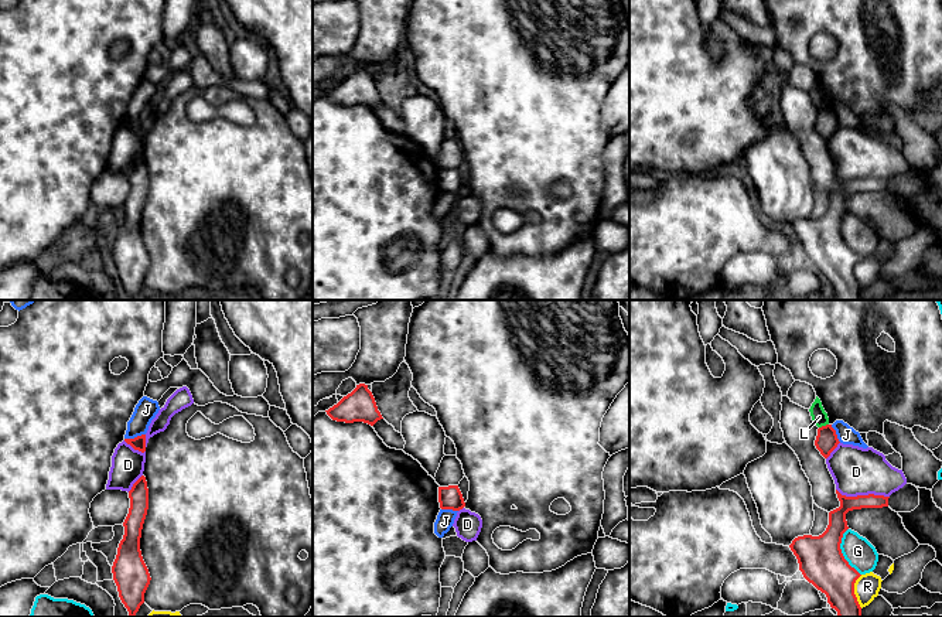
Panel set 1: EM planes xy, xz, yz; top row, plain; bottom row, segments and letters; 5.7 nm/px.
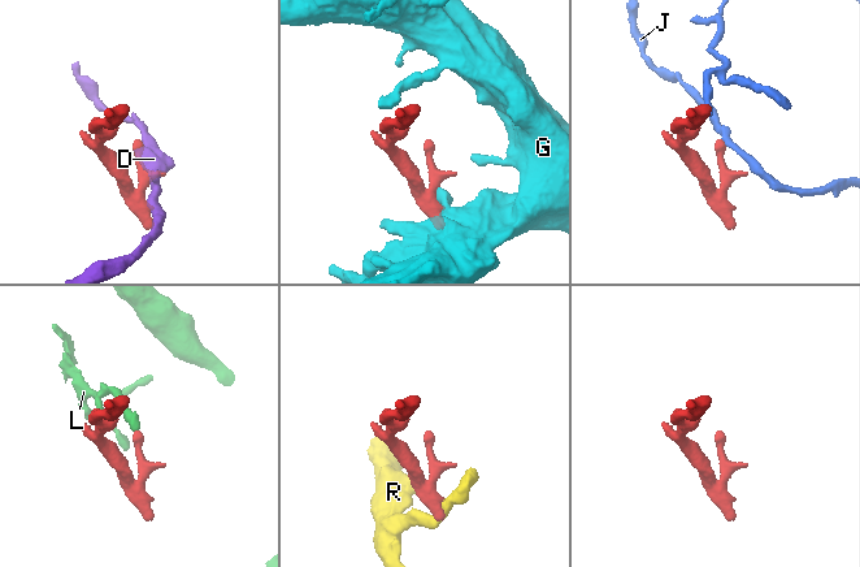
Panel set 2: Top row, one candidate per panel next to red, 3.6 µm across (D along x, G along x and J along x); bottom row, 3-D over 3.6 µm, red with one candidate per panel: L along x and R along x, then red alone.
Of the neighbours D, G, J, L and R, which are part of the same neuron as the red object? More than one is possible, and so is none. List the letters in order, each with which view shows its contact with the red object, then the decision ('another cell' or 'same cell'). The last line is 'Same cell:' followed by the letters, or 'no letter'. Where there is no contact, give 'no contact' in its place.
D: yz | another cell
G: yz | another cell
J: xy | another cell
L: yz | another cell
R: yz | another cell
Same cell: no letter

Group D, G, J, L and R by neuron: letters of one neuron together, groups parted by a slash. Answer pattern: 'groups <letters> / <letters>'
groups D / G / J / L / R

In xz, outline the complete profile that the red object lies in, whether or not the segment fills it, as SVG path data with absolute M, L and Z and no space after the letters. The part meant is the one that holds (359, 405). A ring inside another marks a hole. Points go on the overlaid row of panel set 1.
M365 384L356 385L351 393L325 412L332 420L345 423L364 422L373 426L383 419L372 392Z

